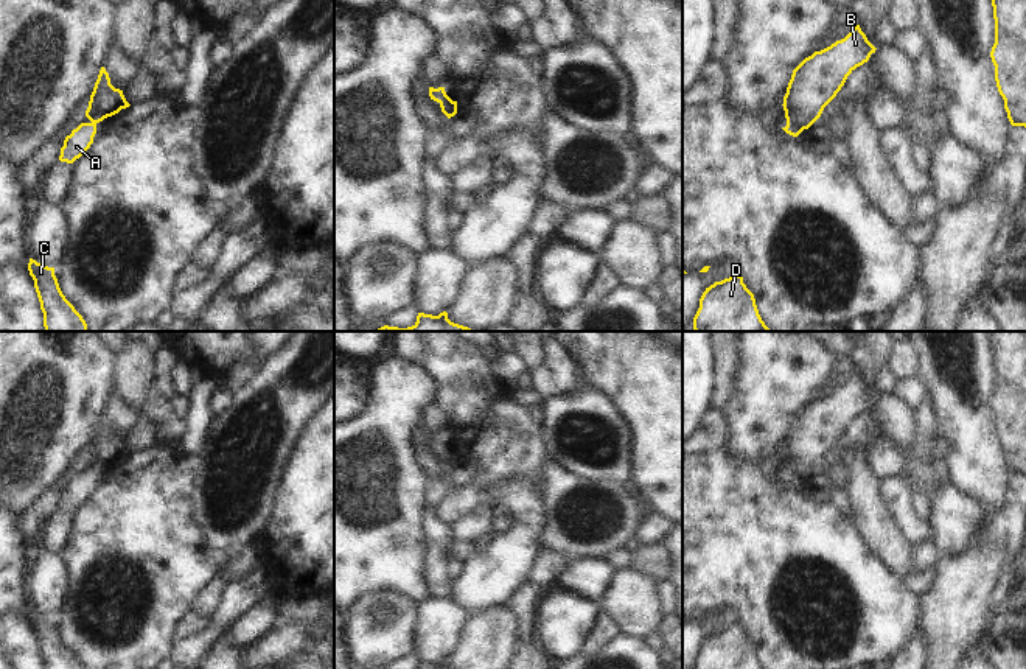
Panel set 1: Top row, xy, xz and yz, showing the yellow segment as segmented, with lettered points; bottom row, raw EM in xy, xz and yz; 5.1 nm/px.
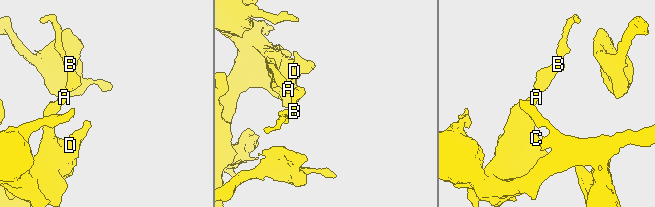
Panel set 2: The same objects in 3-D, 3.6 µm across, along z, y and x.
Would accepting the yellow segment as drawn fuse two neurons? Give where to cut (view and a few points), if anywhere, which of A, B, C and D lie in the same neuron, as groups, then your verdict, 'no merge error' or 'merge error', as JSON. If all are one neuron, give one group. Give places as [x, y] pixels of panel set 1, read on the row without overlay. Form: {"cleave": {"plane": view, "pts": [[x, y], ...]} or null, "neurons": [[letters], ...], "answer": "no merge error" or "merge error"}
{"cleave": null, "neurons": [["A", "B", "C", "D"]], "answer": "no merge error"}

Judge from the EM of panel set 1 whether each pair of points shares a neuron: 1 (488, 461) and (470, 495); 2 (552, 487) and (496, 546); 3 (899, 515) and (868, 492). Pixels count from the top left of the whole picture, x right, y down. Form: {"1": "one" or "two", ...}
{"1": "two", "2": "two", "3": "two"}

